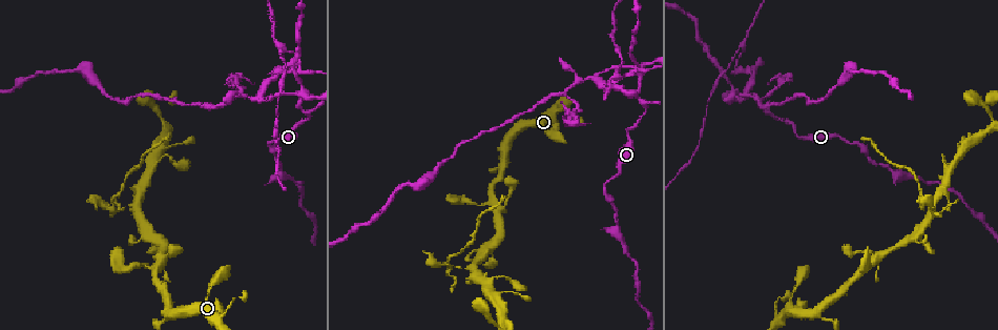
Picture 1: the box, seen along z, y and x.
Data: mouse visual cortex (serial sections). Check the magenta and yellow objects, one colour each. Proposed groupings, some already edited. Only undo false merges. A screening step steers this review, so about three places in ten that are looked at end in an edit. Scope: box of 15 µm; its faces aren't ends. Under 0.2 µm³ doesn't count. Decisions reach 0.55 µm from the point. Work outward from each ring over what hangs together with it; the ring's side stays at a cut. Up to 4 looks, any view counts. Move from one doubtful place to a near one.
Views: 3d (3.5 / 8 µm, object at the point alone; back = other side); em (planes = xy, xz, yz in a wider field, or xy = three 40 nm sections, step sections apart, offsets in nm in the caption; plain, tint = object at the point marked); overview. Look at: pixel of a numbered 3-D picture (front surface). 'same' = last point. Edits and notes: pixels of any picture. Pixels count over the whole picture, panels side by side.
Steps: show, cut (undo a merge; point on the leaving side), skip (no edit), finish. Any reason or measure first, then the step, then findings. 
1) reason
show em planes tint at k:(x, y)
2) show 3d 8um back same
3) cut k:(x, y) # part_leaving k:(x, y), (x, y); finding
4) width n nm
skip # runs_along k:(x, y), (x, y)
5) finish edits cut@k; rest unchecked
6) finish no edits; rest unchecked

abrupt turn
show 3d 3.5um at 1:(627, 130)

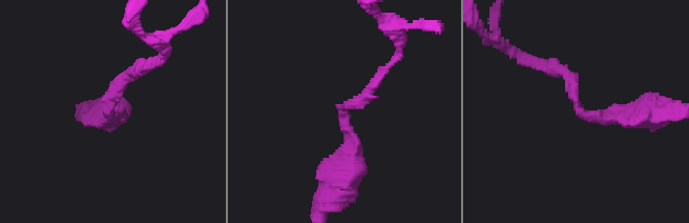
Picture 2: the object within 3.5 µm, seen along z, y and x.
shape alone is not enough
show em xy step 5 plain at 2:(107, 99)

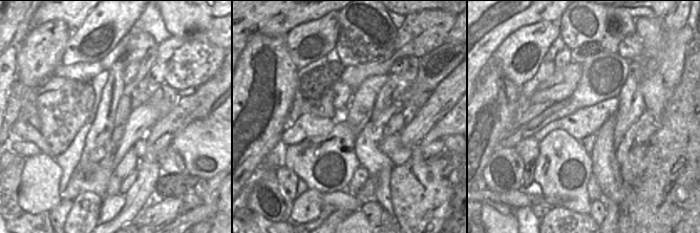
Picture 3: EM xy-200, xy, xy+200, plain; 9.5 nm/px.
show em xy step 5 tint same

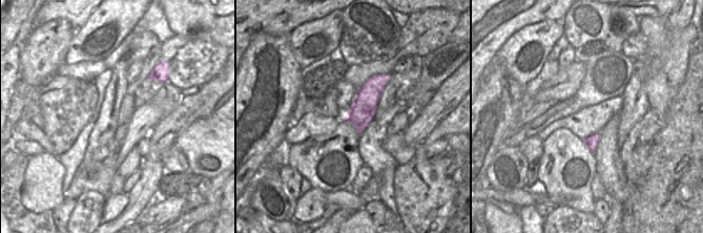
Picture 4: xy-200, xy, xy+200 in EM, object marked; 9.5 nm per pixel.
width 240 nm
skip # runs_along 2:(637, 114), (583, 114), (569, 75), (542, 65); one cell here

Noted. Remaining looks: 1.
a narrow waist
show 3d 3.5um at 1:(639, 66)

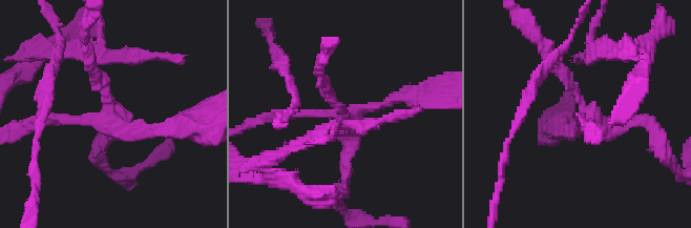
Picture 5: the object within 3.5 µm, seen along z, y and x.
arms 4; arm_widths 150, 150, 150, 150 nm
cut 5:(156, 130) # part_leaving 5:(103, 121), (42, 121), (22, 127); a second cell is stuck on

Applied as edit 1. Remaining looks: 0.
finish edits cut@5; rest unchecked

